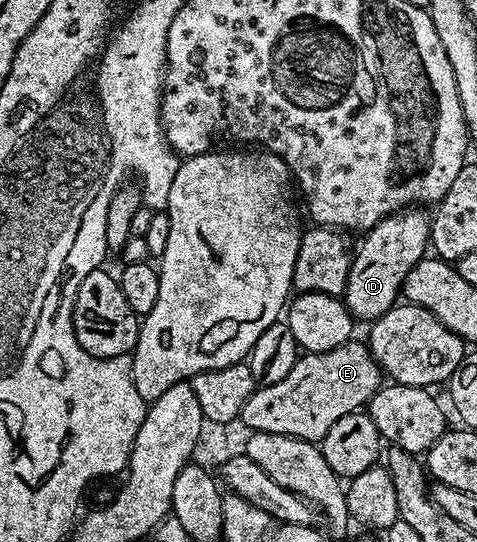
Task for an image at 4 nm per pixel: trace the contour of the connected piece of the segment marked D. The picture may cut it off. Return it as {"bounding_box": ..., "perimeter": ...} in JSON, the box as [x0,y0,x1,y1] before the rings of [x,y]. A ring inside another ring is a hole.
{"bounding_box":[344,206,431,322],"perimeter":[[[418,206],[393,212],[361,237],[362,245],[356,248],[350,261],[344,293],[344,303],[355,321],[372,322],[399,303],[403,282],[428,252],[431,217],[422,212],[425,211]]]}

